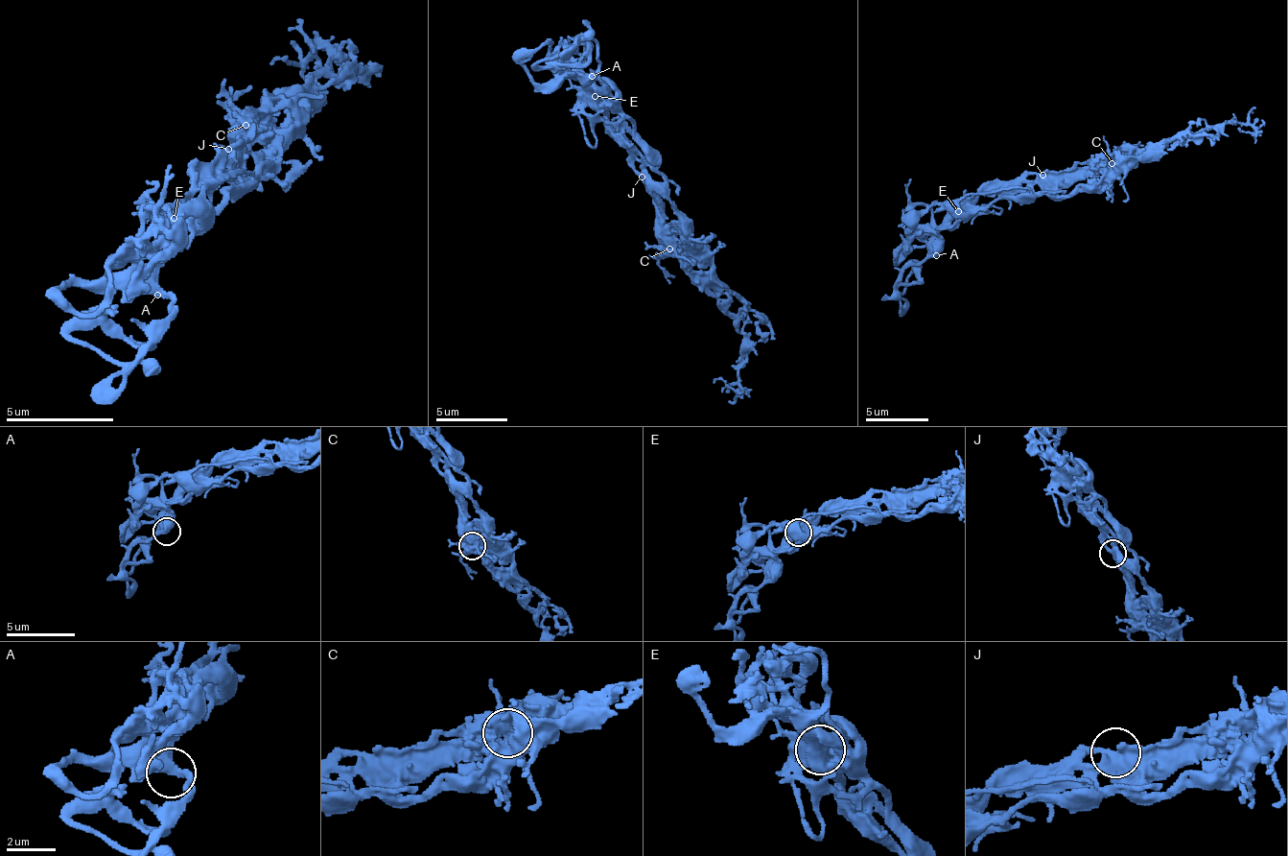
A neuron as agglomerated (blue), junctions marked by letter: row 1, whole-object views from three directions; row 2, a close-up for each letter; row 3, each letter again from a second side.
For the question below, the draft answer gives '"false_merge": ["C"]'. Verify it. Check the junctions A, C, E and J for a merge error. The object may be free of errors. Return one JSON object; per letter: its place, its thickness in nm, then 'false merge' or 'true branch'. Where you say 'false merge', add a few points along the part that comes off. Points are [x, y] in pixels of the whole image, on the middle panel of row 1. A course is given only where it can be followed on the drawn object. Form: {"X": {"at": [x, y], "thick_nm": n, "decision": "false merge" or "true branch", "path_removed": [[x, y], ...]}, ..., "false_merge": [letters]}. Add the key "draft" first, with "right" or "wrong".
{"draft": "wrong", "A": {"at": [592, 76], "thick_nm": 460, "decision": "true branch"}, "C": {"at": [669, 249], "thick_nm": 700, "decision": "true branch"}, "E": {"at": [595, 96], "thick_nm": 600, "decision": "true branch"}, "J": {"at": [642, 177], "thick_nm": 500, "decision": "true branch"}, "false_merge": []}

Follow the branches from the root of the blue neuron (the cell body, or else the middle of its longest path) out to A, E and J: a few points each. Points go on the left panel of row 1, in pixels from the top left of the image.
A: (248, 186), (226, 188), (184, 239), (176, 240), (160, 268), (157, 295)
E: (248, 186), (219, 188), (215, 183), (197, 184), (174, 218)
J: (248, 186), (235, 176), (235, 154), (228, 149)

